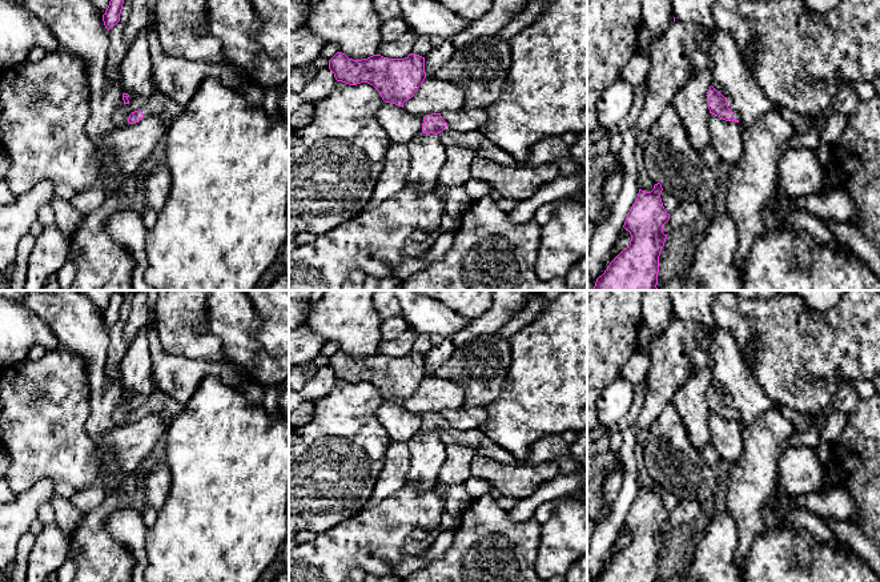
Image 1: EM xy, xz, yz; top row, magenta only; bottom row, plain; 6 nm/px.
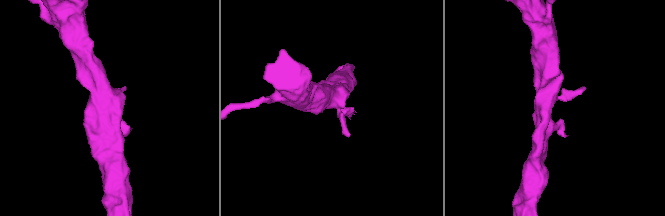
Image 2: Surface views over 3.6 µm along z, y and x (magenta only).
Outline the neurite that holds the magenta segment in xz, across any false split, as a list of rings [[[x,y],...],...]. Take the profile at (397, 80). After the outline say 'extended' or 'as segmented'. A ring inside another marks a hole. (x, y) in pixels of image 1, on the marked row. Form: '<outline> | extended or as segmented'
[[[337,52],[329,60],[329,69],[337,81],[349,85],[367,83],[373,85],[385,103],[403,108],[403,103],[414,96],[426,79],[425,57],[410,53],[405,59],[387,59],[373,55],[353,60]]] | as segmented

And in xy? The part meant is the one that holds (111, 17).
[[[110,0],[109,5],[103,15],[105,28],[109,31],[120,21],[120,13],[122,9],[124,0]]] | as segmented

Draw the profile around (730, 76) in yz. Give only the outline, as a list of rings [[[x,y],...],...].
[[[706,29],[706,51],[712,60],[711,85],[739,115],[740,127],[750,127],[768,111],[779,108],[756,84],[728,32]]]

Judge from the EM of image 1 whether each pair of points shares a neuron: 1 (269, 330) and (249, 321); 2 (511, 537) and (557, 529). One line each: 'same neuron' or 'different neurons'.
1: different neurons
2: different neurons

